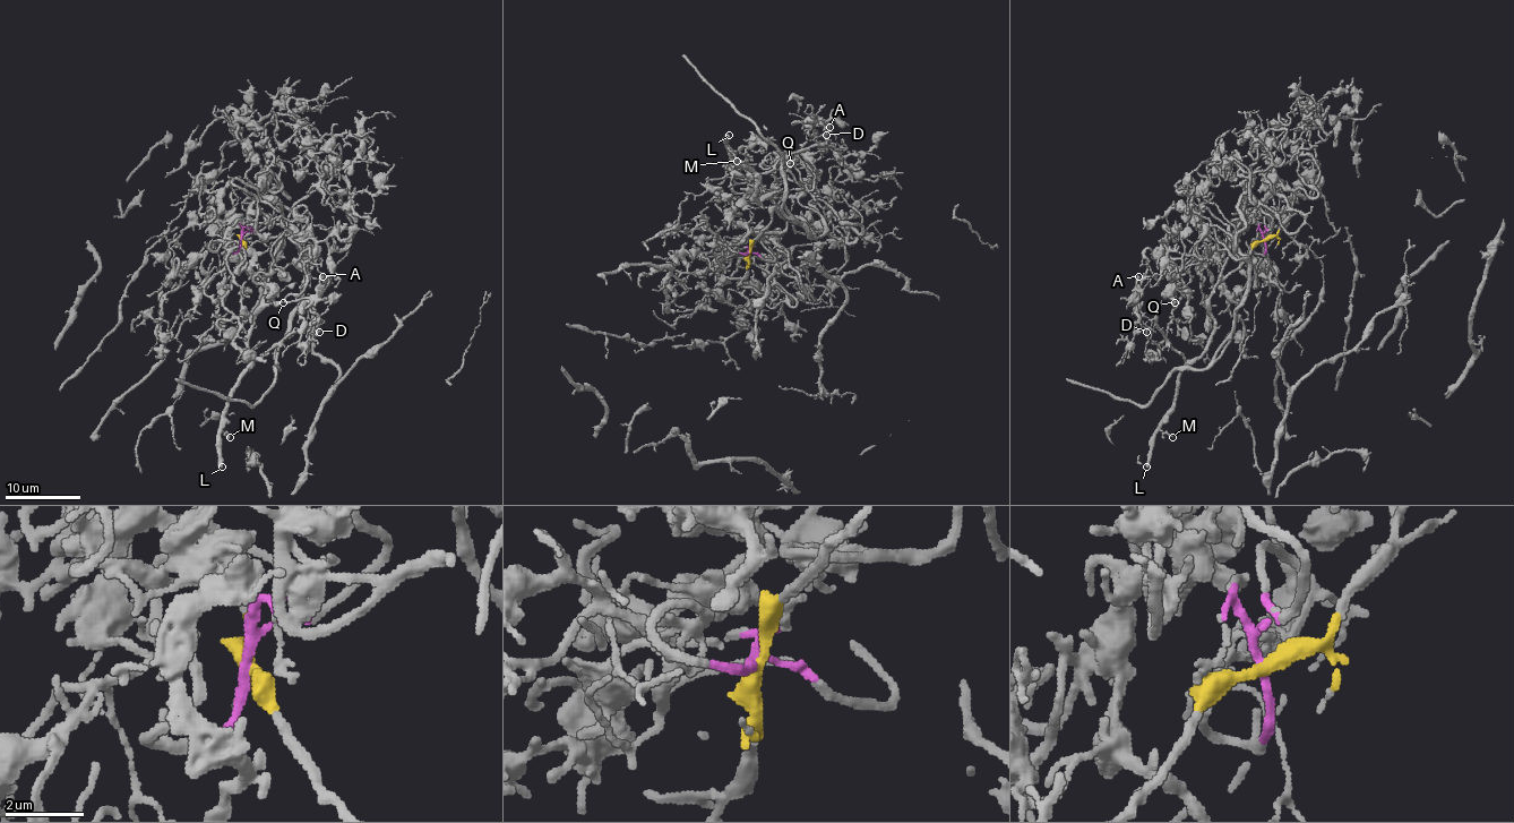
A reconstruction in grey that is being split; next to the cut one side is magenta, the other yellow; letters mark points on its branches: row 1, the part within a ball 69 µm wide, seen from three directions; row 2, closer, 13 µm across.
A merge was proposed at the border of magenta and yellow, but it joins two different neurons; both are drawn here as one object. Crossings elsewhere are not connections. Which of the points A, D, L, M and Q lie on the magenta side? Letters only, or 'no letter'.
A, Q

